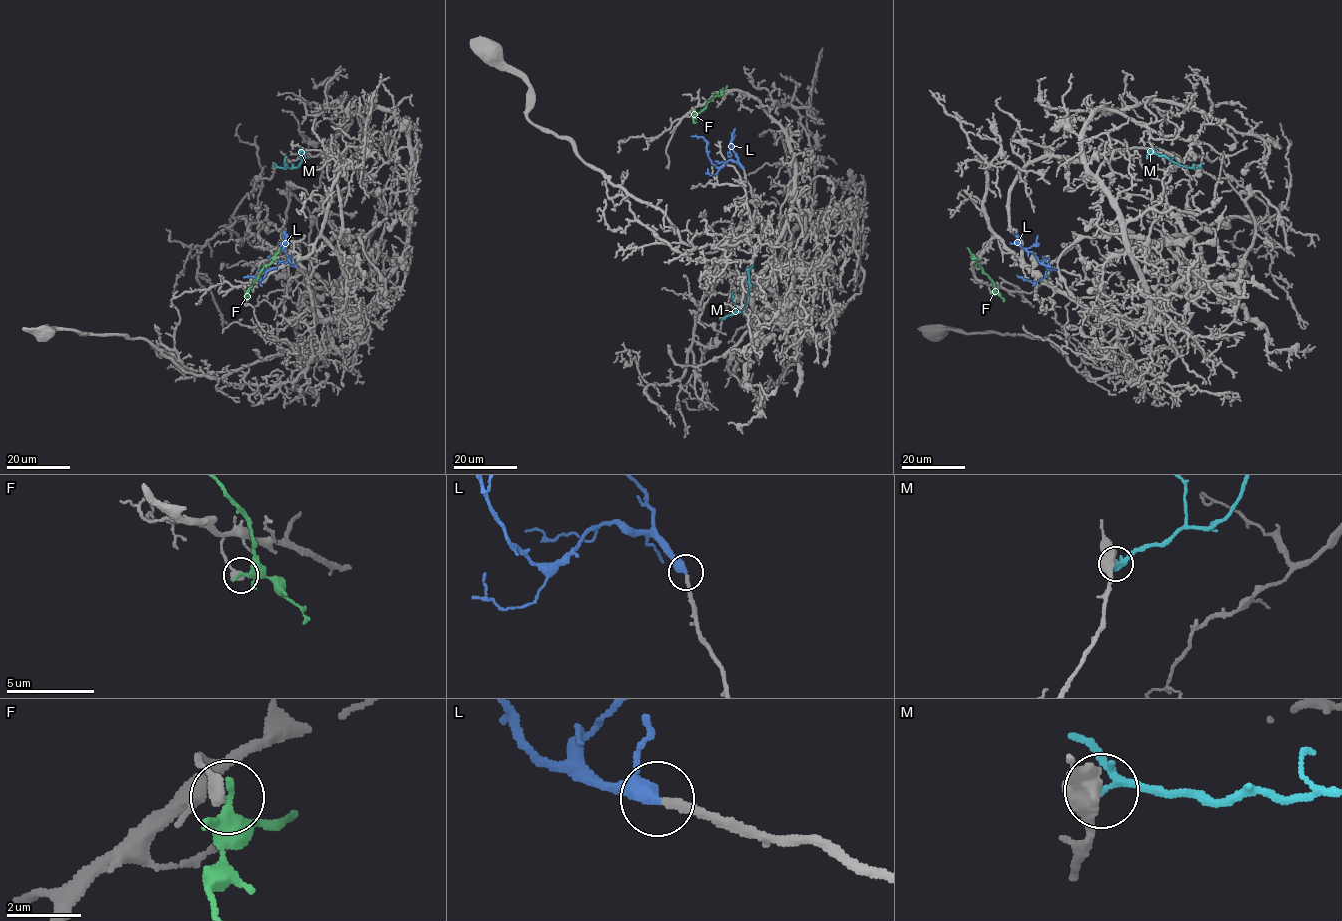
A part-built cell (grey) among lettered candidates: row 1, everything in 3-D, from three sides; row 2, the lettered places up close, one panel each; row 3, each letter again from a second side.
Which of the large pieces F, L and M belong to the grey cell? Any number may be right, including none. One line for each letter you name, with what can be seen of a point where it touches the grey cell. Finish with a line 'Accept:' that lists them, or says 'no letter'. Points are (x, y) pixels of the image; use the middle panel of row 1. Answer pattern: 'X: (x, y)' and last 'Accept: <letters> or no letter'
L: (743, 168)
Accept: L

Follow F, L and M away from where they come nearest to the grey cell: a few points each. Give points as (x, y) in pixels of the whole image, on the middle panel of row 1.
F: (694, 111), (700, 112), (727, 85)
L: (743, 168), (736, 161), (728, 160), (716, 167), (707, 154), (705, 141), (691, 136)
M: (723, 318), (743, 309), (748, 270), (753, 264)

